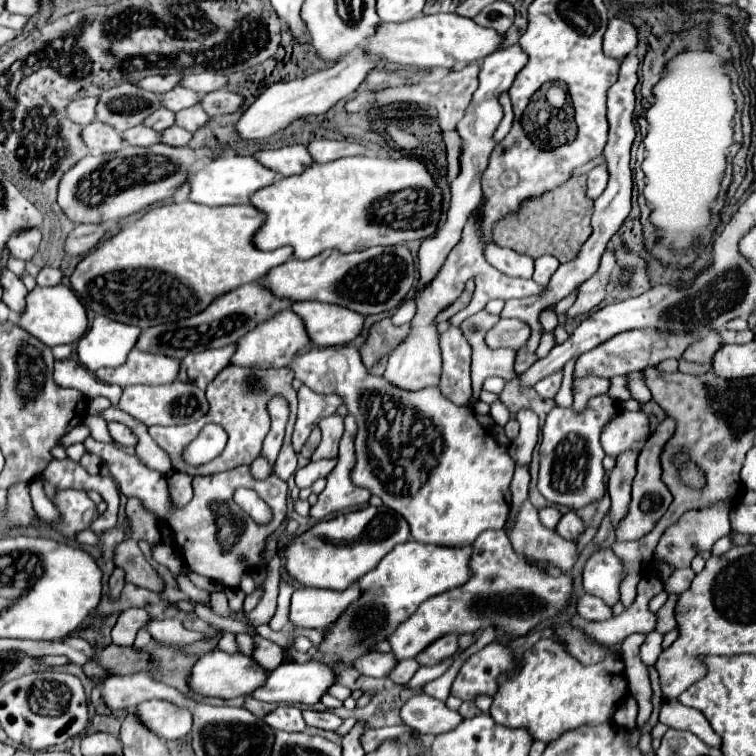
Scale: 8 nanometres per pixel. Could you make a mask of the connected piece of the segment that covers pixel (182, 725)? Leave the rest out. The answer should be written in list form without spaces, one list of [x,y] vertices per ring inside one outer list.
[[[149,700],[139,704],[135,714],[143,718],[143,726],[147,726],[153,734],[159,734],[159,738],[165,742],[183,738],[191,730],[191,712],[177,708],[171,702]]]

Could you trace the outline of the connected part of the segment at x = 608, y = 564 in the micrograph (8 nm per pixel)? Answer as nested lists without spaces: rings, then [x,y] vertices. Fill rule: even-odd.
[[[597,550],[585,564],[583,588],[613,606],[619,600],[619,586],[623,579],[623,567],[617,556],[607,550]]]

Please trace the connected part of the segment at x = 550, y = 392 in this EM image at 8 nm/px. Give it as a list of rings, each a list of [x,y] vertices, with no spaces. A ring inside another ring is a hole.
[[[551,374],[551,376],[543,378],[543,380],[539,380],[539,382],[535,384],[535,390],[537,390],[537,394],[543,396],[543,398],[553,398],[553,396],[557,394],[559,386],[561,386],[561,374]]]

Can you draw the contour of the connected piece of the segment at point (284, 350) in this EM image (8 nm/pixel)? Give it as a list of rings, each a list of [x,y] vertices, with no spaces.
[[[279,310],[279,314],[271,316],[267,322],[259,322],[259,326],[255,326],[255,330],[251,330],[251,334],[245,334],[243,338],[239,338],[239,342],[235,344],[235,354],[231,356],[231,364],[235,366],[265,366],[265,368],[281,368],[291,364],[293,356],[297,354],[297,350],[301,350],[303,346],[307,346],[307,332],[303,328],[301,318],[293,312],[293,310]]]

